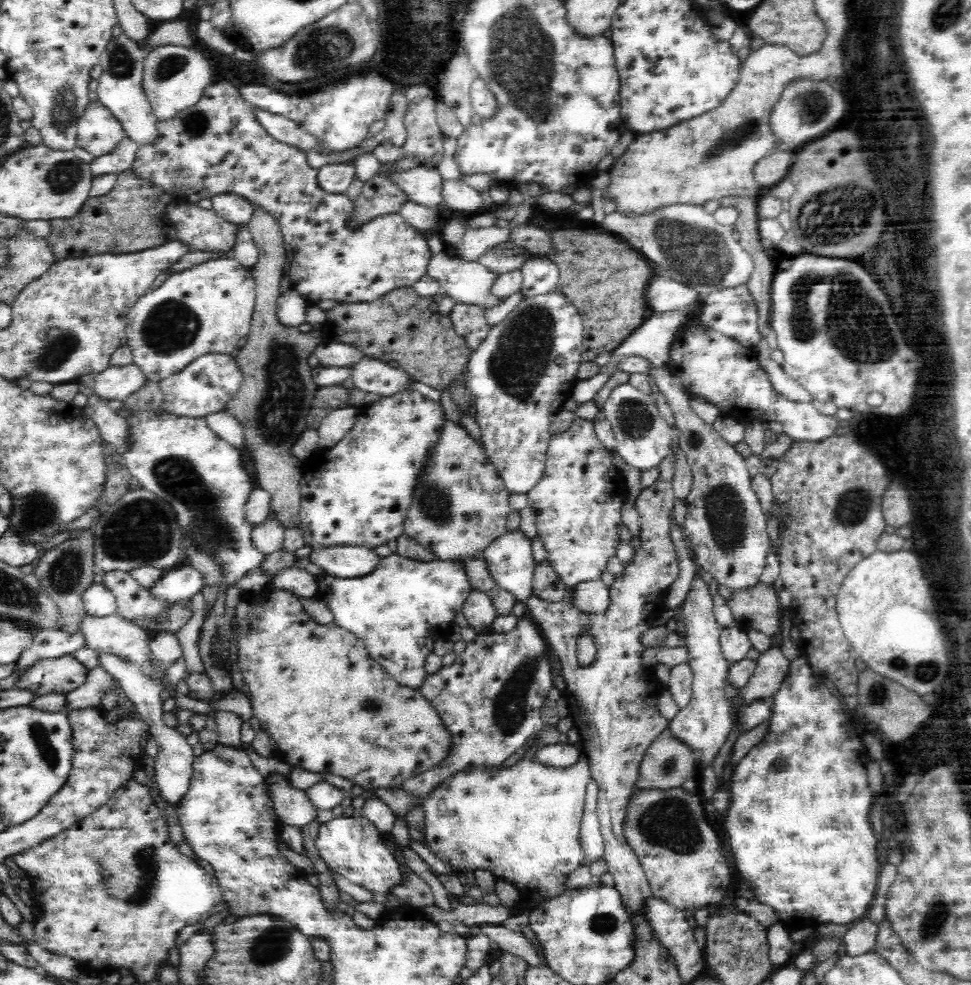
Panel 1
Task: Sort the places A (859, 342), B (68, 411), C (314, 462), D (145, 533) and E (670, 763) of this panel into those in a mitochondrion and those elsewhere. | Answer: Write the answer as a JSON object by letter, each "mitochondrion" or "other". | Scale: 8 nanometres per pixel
{"A":"mitochondrion","B":"other","C":"other","D":"mitochondrion","E":"mitochondrion"}

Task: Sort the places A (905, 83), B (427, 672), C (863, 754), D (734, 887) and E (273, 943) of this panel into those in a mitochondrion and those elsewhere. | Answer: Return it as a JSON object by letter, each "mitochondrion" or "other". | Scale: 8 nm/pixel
{"A":"other","B":"other","C":"other","D":"other","E":"mitochondrion"}

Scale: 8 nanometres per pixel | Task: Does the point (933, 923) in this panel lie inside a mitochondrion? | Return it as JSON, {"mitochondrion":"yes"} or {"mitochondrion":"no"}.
{"mitochondrion":"yes"}

